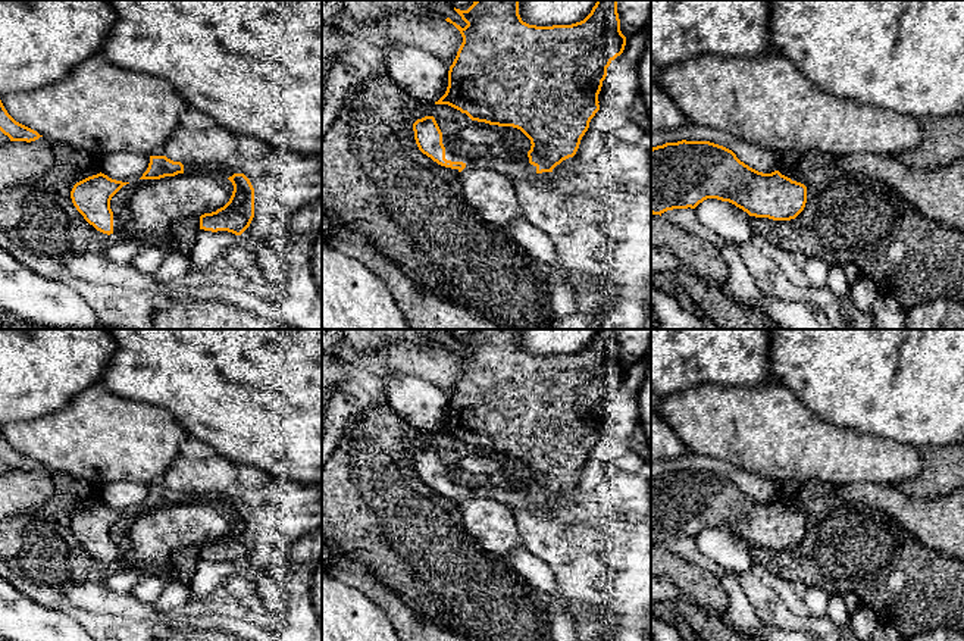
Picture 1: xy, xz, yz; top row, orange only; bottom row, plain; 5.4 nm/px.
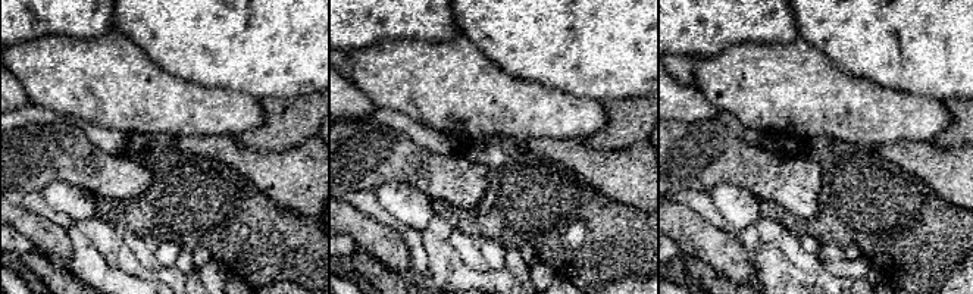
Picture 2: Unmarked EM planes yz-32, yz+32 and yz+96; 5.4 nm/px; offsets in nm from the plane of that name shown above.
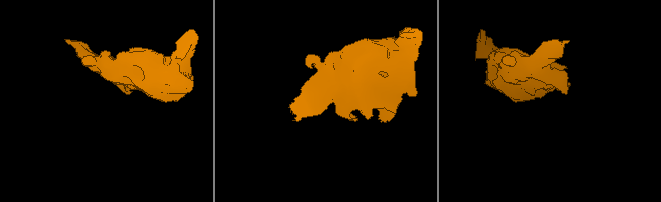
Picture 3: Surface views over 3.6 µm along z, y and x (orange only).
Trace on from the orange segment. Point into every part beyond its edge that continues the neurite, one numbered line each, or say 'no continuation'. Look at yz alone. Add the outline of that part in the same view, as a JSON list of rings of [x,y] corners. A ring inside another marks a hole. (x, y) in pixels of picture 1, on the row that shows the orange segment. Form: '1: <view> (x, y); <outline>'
no continuation

